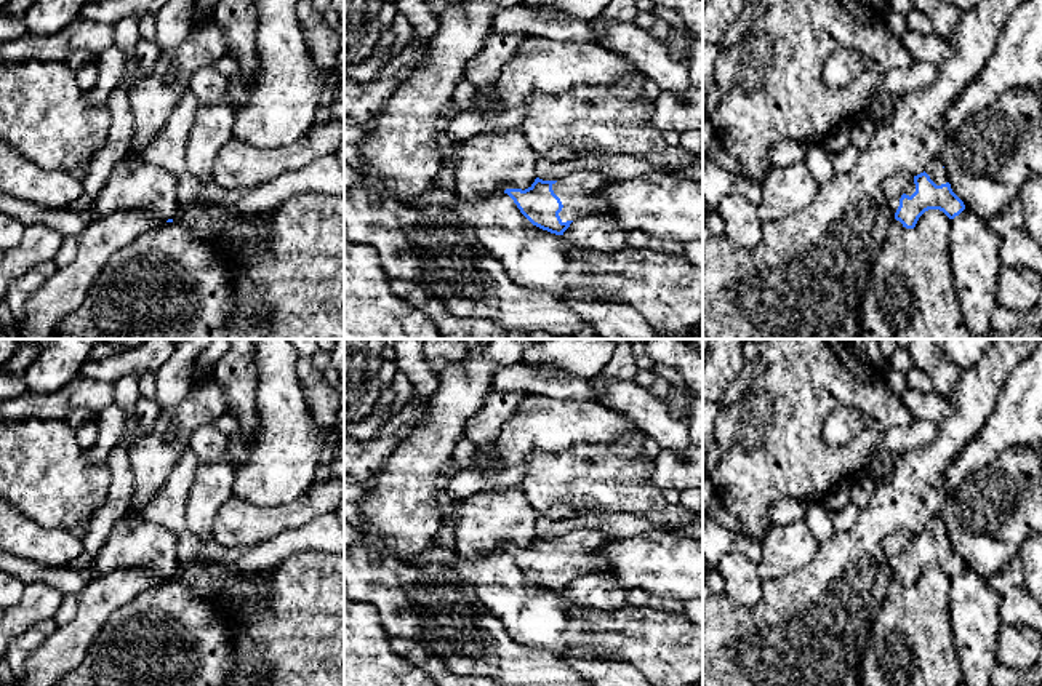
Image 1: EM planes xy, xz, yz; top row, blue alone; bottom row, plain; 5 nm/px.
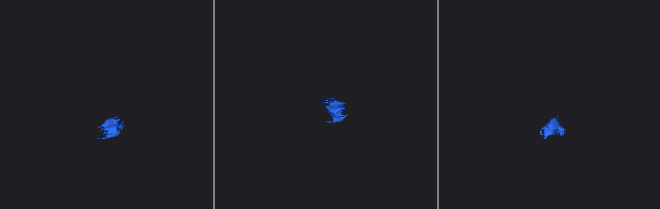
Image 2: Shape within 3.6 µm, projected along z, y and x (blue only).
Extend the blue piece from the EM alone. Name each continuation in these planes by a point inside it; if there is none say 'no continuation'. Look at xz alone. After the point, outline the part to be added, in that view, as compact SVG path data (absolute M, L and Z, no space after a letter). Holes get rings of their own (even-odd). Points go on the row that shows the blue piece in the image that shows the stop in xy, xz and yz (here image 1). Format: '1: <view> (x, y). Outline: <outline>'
1: xz (578, 192). Outline: M576 171L555 184L554 193L560 198L563 208L559 213L562 222L575 221L602 209L599 193L613 179L602 173Z

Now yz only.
1: yz (935, 170). Outline: M933 155L928 165L925 166L925 173L936 185L948 182L948 174L936 155Z

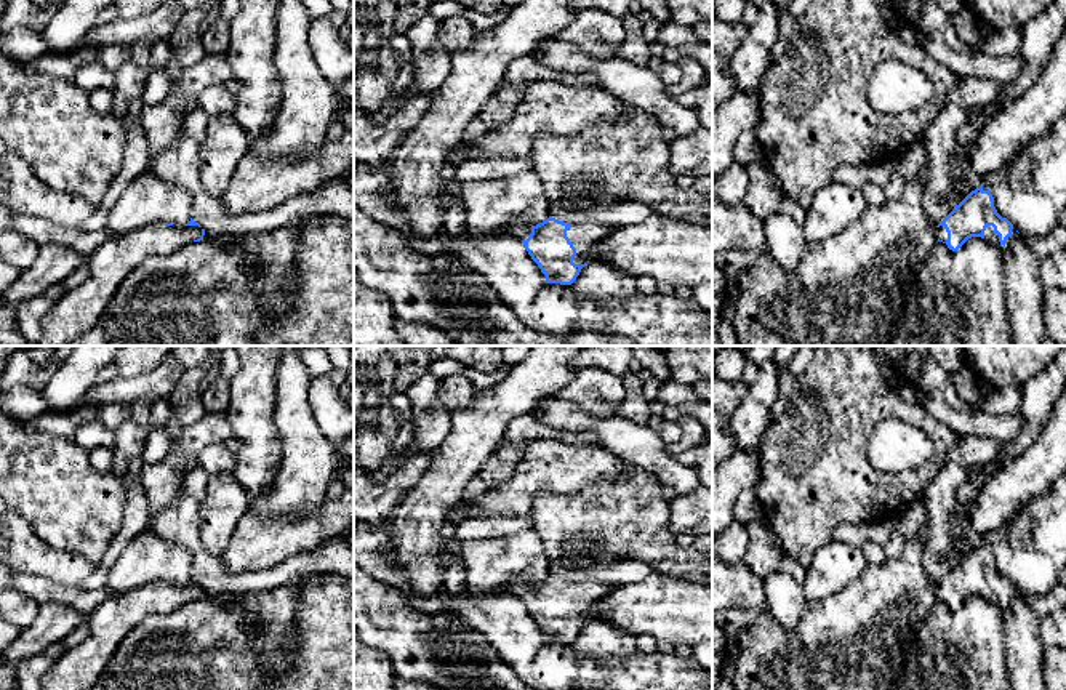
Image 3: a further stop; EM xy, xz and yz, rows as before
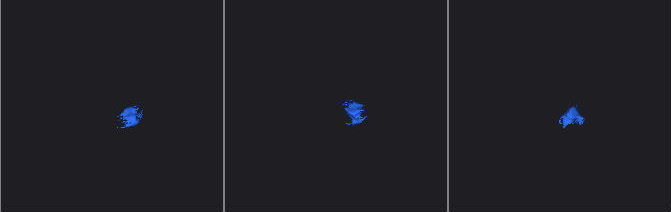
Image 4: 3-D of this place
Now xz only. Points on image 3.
1: xz (519, 229). Outline: M515 219L506 229L506 234L512 235L514 239L527 240L531 234L530 221Z
2: xz (588, 236). Outline: M576 224L567 231L567 237L576 248L576 256L573 258L575 264L584 264L589 258L584 256L586 251L597 247L610 232L613 226L608 224Z

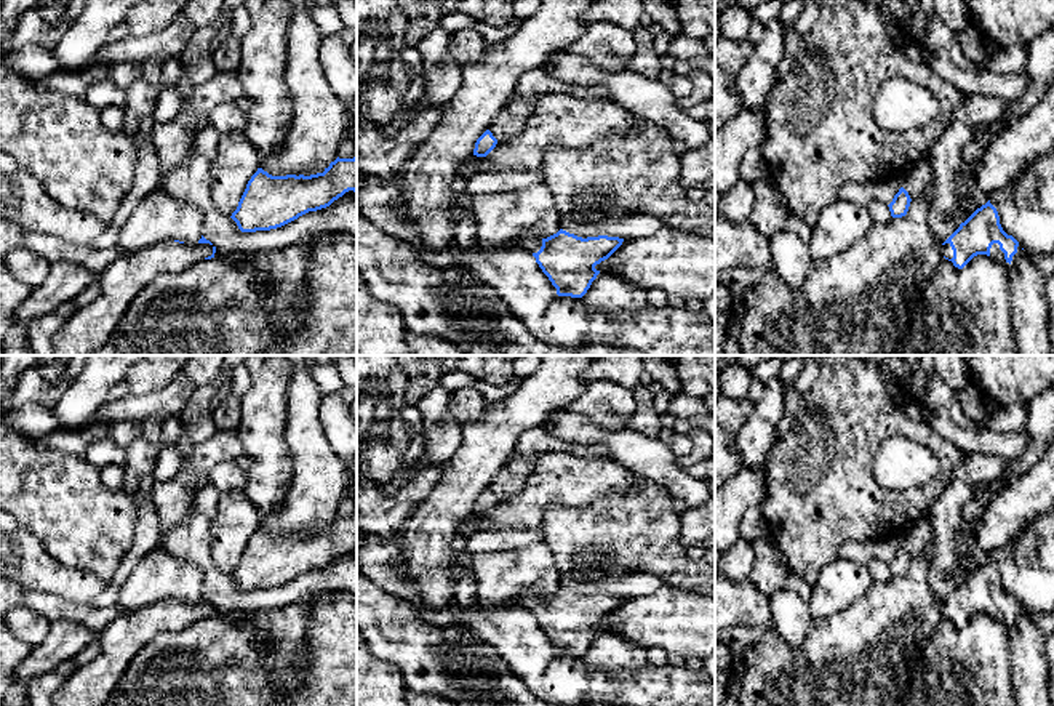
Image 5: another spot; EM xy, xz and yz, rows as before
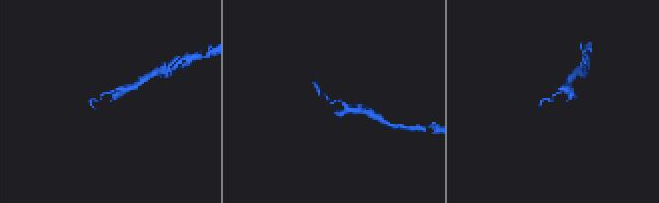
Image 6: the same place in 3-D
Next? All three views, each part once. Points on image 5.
1: yz (995, 252). Outline: M993 243L992 248L990 248L990 256L992 256L995 261L1001 263L1001 264L1006 267L1006 271L1009 272L1009 271L1012 269L1012 266L1014 266L1022 256L1025 256L1025 251L1024 251L1022 247L1019 245L1019 247L1017 247L1017 253L1012 256L1012 261L1008 263L1008 261L1004 259L1004 253L1000 250L1000 245L998 245L998 243Z

